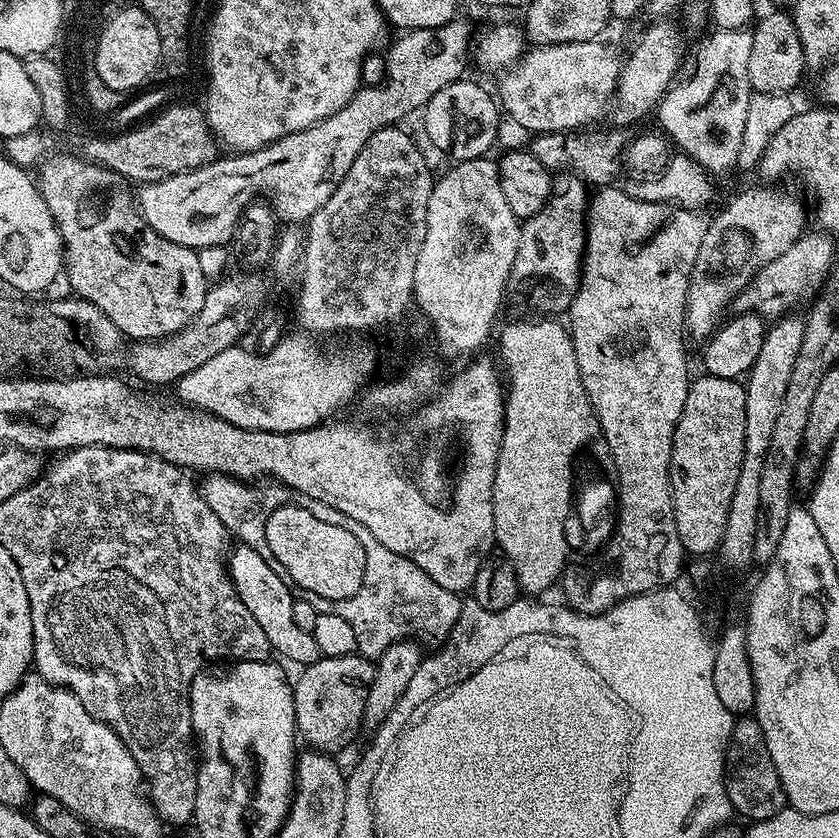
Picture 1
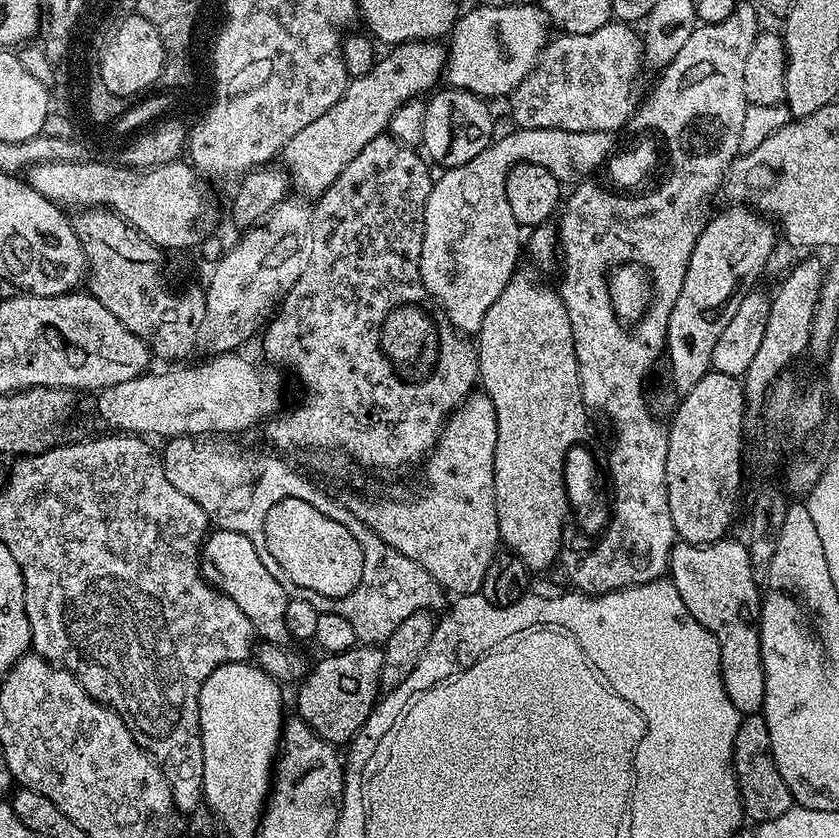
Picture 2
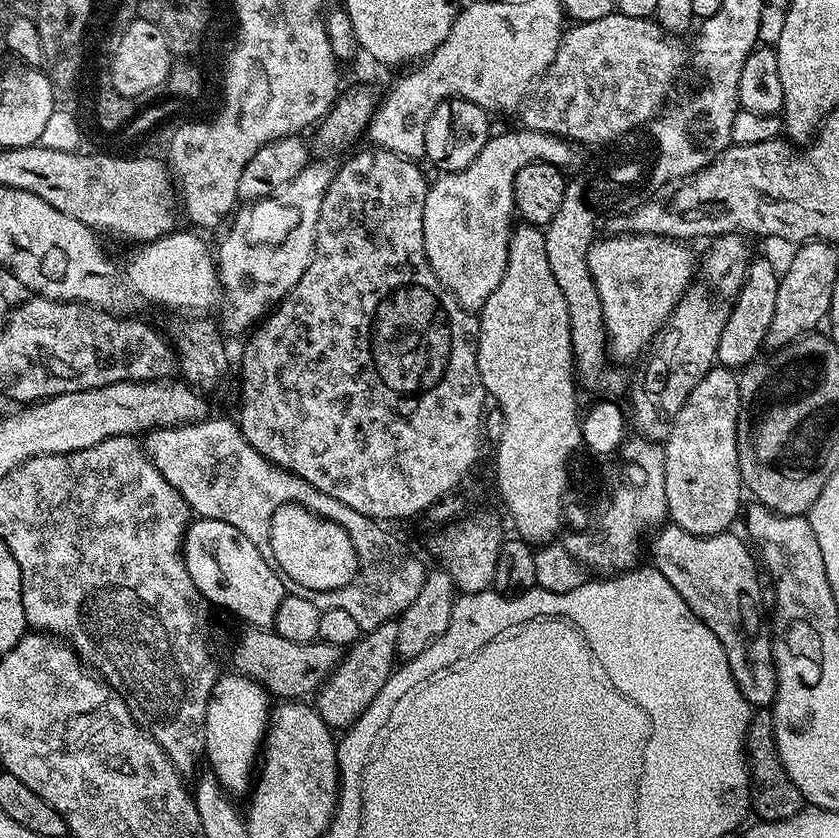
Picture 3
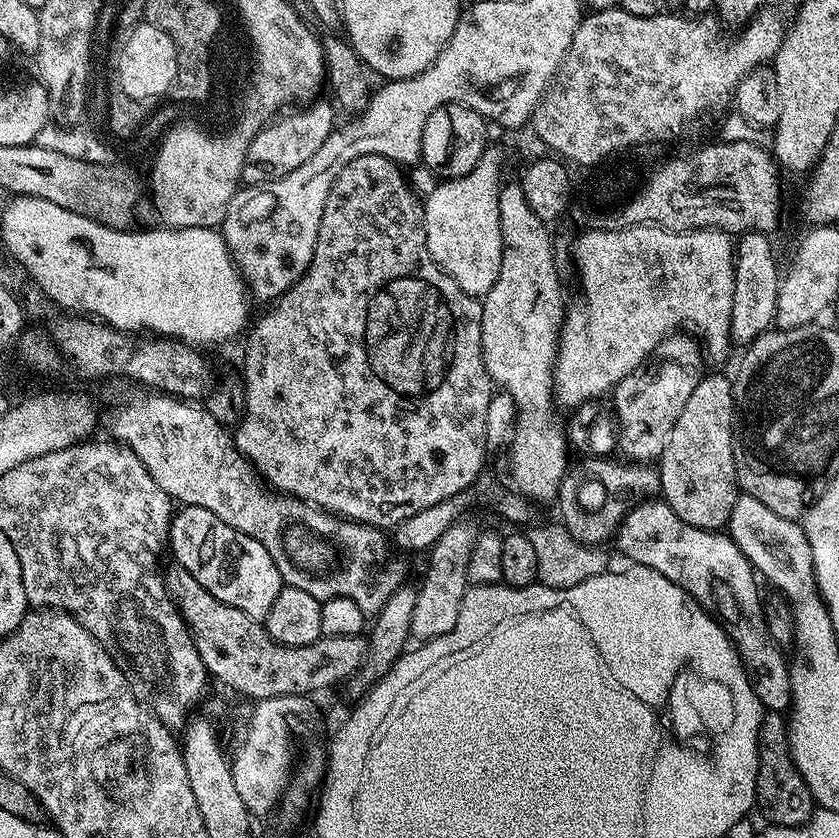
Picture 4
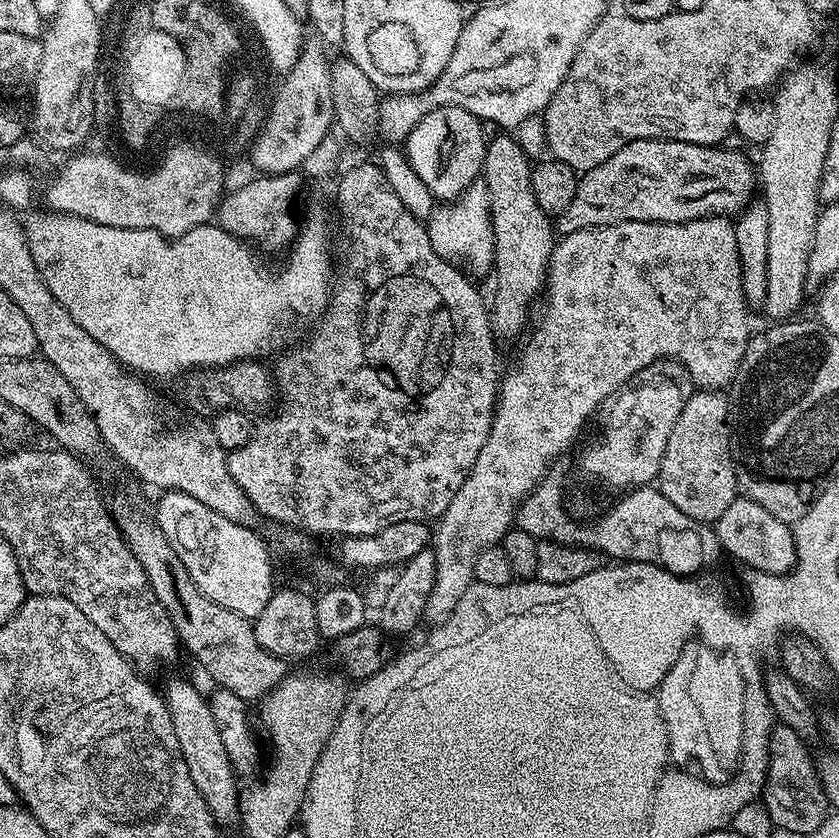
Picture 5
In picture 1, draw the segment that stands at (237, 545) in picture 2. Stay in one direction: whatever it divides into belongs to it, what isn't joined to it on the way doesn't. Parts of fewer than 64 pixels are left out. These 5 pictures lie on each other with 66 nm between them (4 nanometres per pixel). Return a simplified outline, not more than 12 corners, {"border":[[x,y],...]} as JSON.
{"border":[[245,544],[227,566],[238,598],[277,657],[321,659],[294,626],[294,598],[266,558]]}

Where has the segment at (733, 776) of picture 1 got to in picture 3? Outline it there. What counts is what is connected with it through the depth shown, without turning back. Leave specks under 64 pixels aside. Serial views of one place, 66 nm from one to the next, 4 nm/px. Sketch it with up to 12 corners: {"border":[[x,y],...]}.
{"border":[[771,707],[744,735],[751,811],[794,818],[806,801],[776,749]]}

